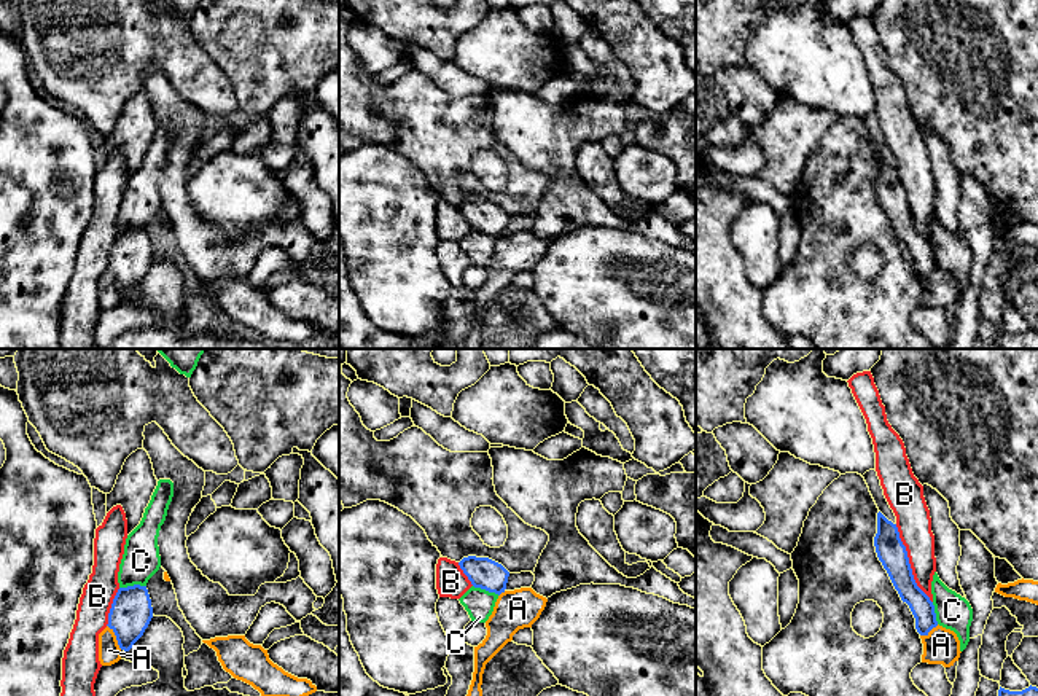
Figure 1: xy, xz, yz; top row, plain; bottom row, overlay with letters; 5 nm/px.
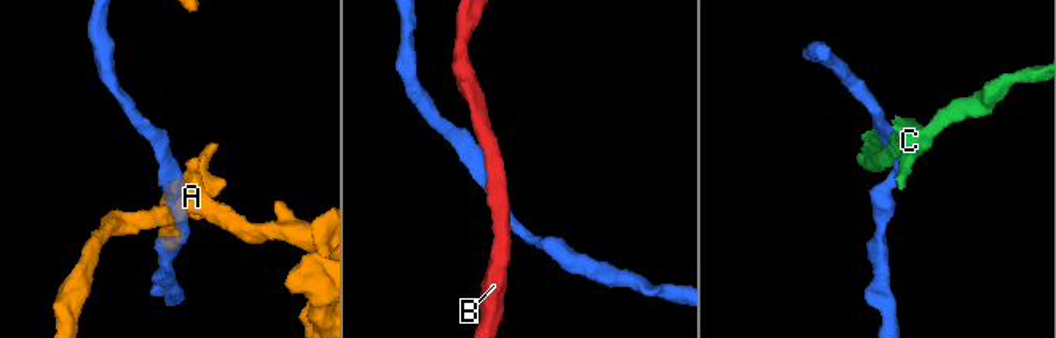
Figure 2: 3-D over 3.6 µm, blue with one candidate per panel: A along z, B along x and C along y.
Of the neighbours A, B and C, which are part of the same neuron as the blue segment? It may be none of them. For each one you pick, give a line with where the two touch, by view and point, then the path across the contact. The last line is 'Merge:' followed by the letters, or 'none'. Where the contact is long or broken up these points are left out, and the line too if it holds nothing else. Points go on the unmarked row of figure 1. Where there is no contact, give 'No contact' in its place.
Merge: none

